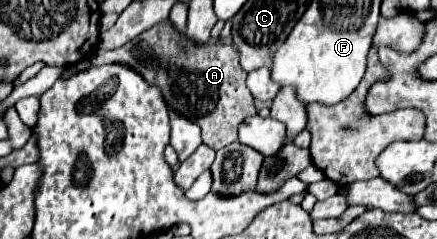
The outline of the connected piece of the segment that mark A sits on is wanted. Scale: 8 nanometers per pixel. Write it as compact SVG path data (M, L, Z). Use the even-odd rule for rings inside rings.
M168 19L140 33L120 49L98 49L90 57L90 63L126 63L136 69L148 83L162 89L168 107L178 109L200 125L202 141L212 149L234 143L238 139L238 125L256 113L254 97L246 87L246 71L238 63L238 49L222 41L216 41L214 45L206 43L206 47L194 45L184 33L178 33ZM180 45L186 45L186 53L180 51Z

